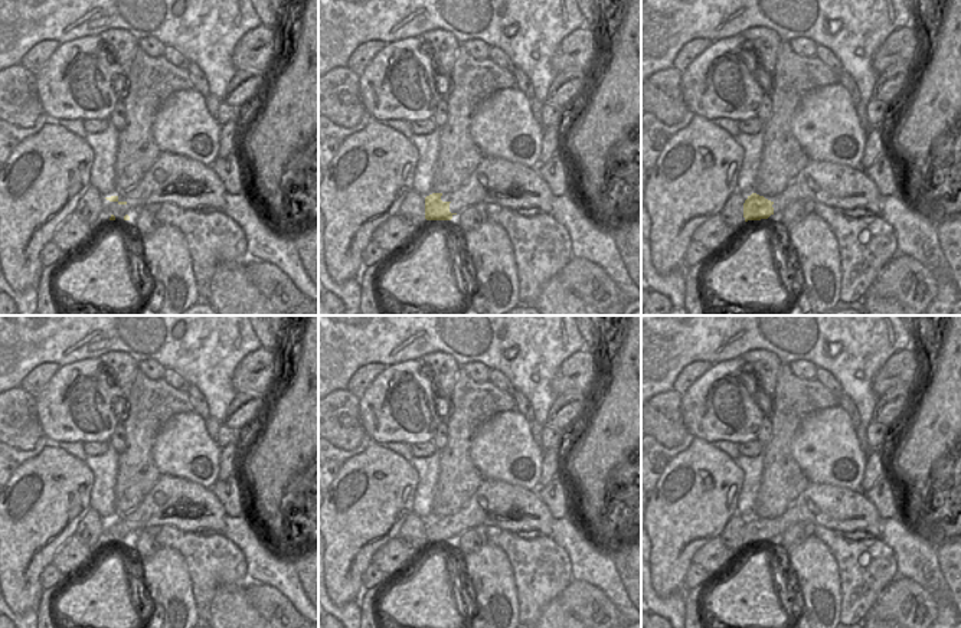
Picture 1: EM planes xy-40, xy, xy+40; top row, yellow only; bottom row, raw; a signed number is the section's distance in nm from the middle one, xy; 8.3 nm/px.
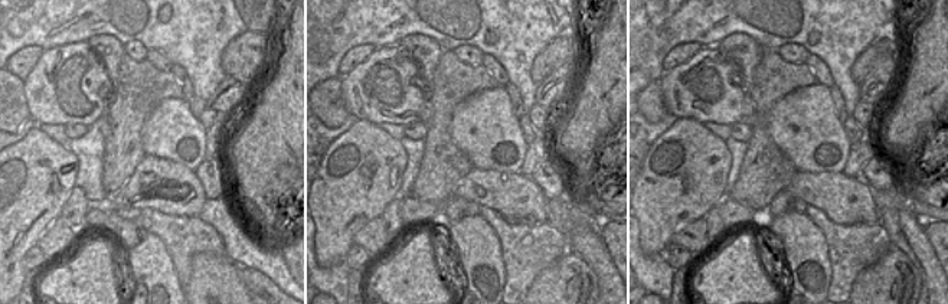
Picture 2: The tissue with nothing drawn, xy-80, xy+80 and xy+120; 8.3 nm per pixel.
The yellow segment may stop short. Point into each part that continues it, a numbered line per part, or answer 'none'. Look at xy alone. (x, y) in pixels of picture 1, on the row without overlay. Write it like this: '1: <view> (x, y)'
1: xy (513, 509)

